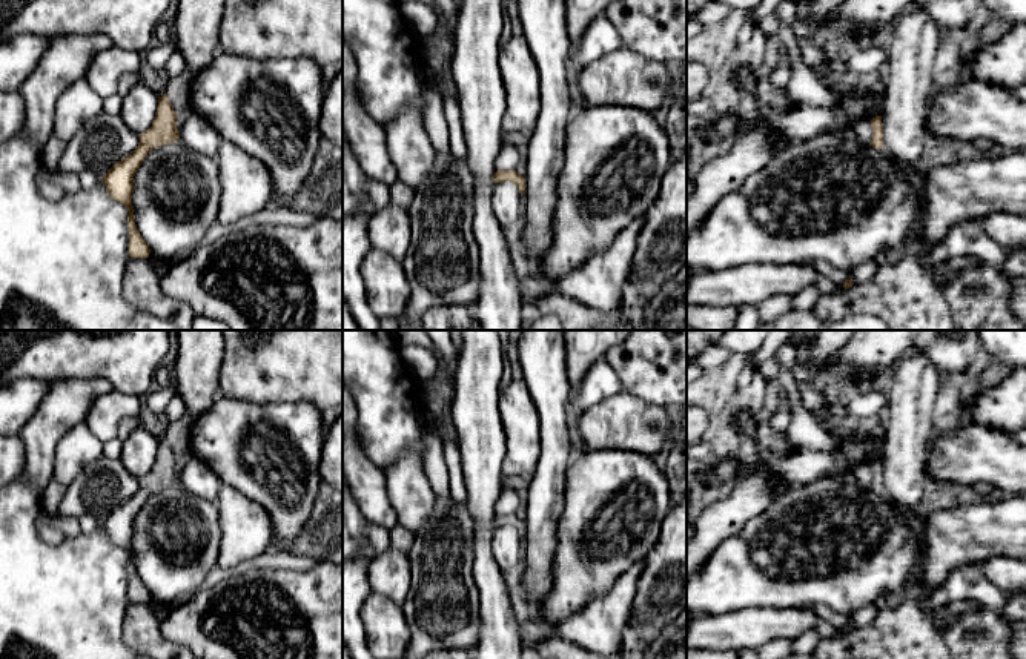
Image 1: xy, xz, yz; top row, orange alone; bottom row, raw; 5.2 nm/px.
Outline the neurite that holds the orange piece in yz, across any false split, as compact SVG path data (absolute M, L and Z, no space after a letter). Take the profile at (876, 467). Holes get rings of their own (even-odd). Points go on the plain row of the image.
M882 459L872 464L860 462L851 469L851 478L863 488L883 493L883 467Z

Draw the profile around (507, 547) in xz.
M511 525L495 527L491 553L504 575L513 573L522 562L524 542Z

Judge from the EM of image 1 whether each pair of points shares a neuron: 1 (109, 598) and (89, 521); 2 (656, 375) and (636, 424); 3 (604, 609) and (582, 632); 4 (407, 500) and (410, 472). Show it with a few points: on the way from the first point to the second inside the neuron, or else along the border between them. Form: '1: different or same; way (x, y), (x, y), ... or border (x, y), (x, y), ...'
1: different; border (100, 523), (89, 533), (82, 535)
2: different; border (624, 390), (670, 409)
3: same; way (599, 615), (589, 625)
4: same; way (407, 493), (407, 478)

